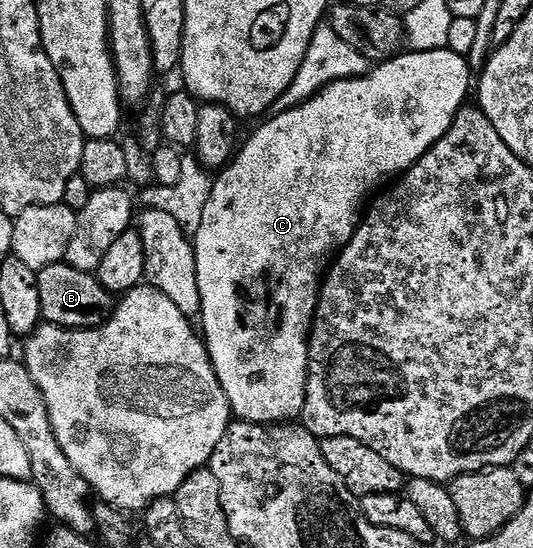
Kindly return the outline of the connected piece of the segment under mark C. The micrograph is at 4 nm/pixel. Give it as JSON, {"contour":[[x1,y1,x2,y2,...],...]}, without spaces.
{"contour":[[446,49,409,51,400,53,385,63,372,66,367,74,359,75,356,79,342,79,331,83,325,89,318,91,312,99,293,109,272,114,270,118,263,121,268,123,261,124,252,133,251,140,248,143,246,140,240,146,235,158,214,180,201,227,193,236,197,257,197,285,201,289,199,302,201,320,203,319,201,335,206,342,207,352,211,354,211,364,221,381,221,387,229,397,229,405,236,420,279,425,284,421,294,420,291,419,294,415,295,418,302,416,307,396,307,344,311,338,311,324,315,322,319,291,323,287,323,280,335,256,342,251,359,227,361,212,368,200,372,198,371,191,378,192,380,190,378,187,390,175,402,176,403,172,408,171,434,143,441,141,444,133,453,125,457,113,462,111,468,102,467,90,470,87,472,90,473,72,464,56]]}

